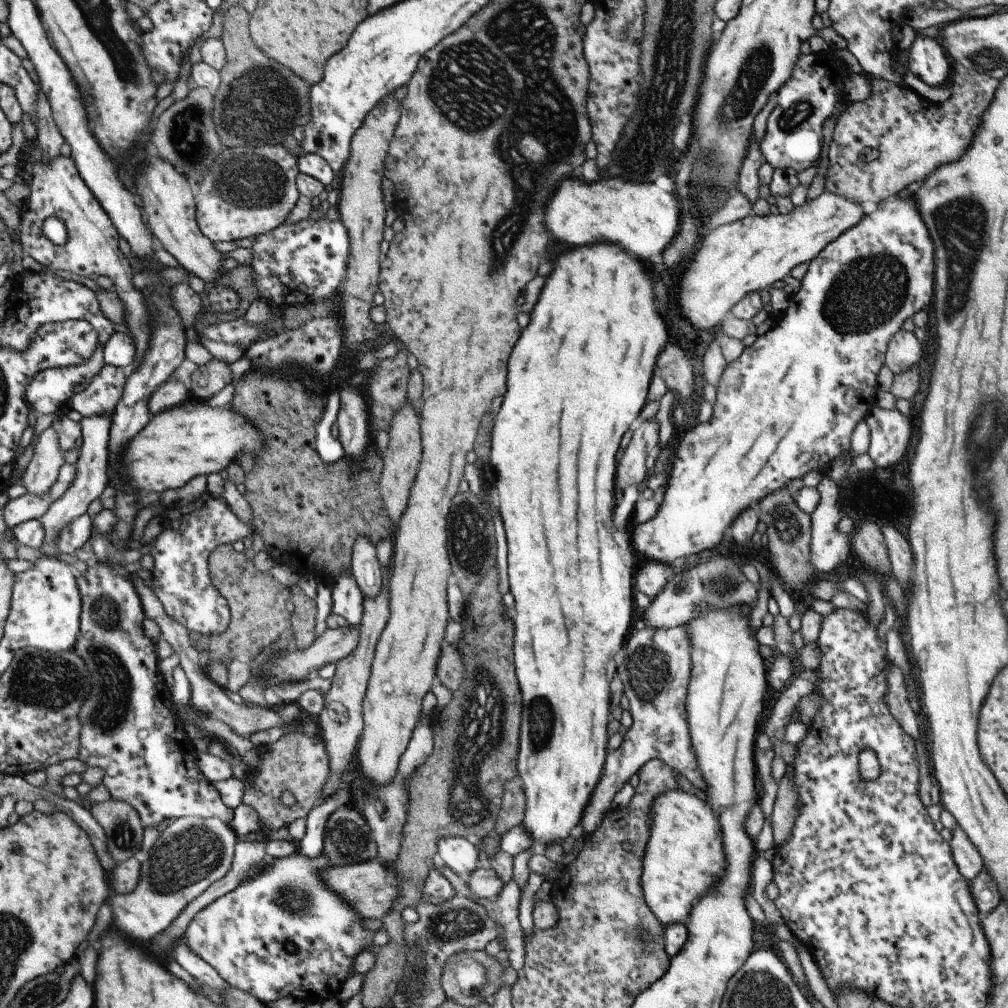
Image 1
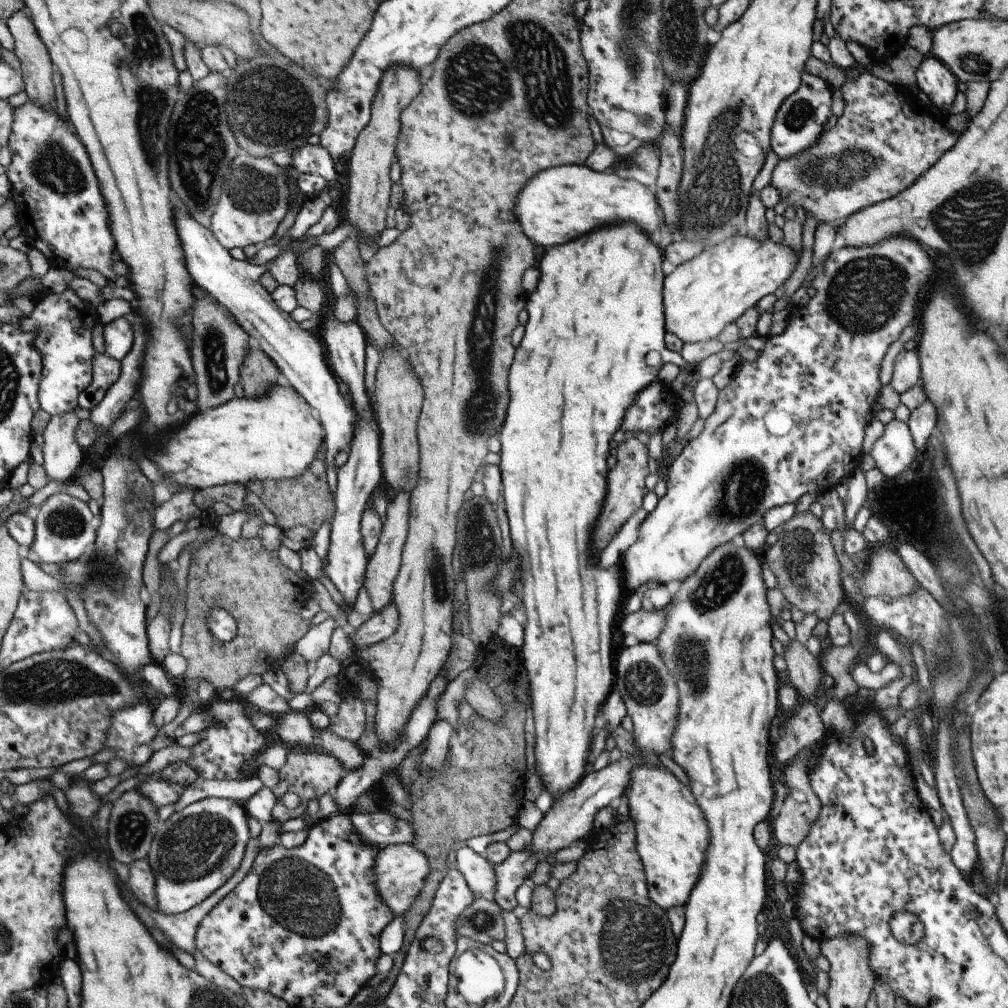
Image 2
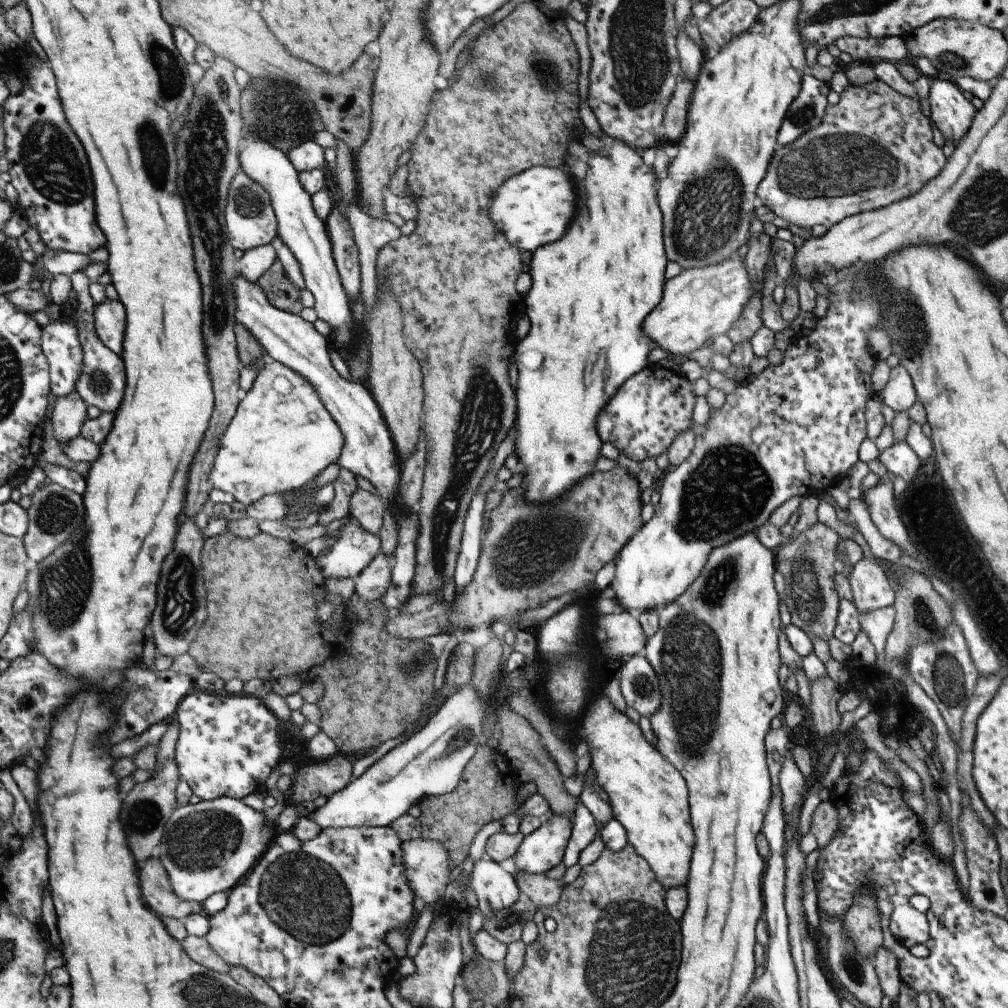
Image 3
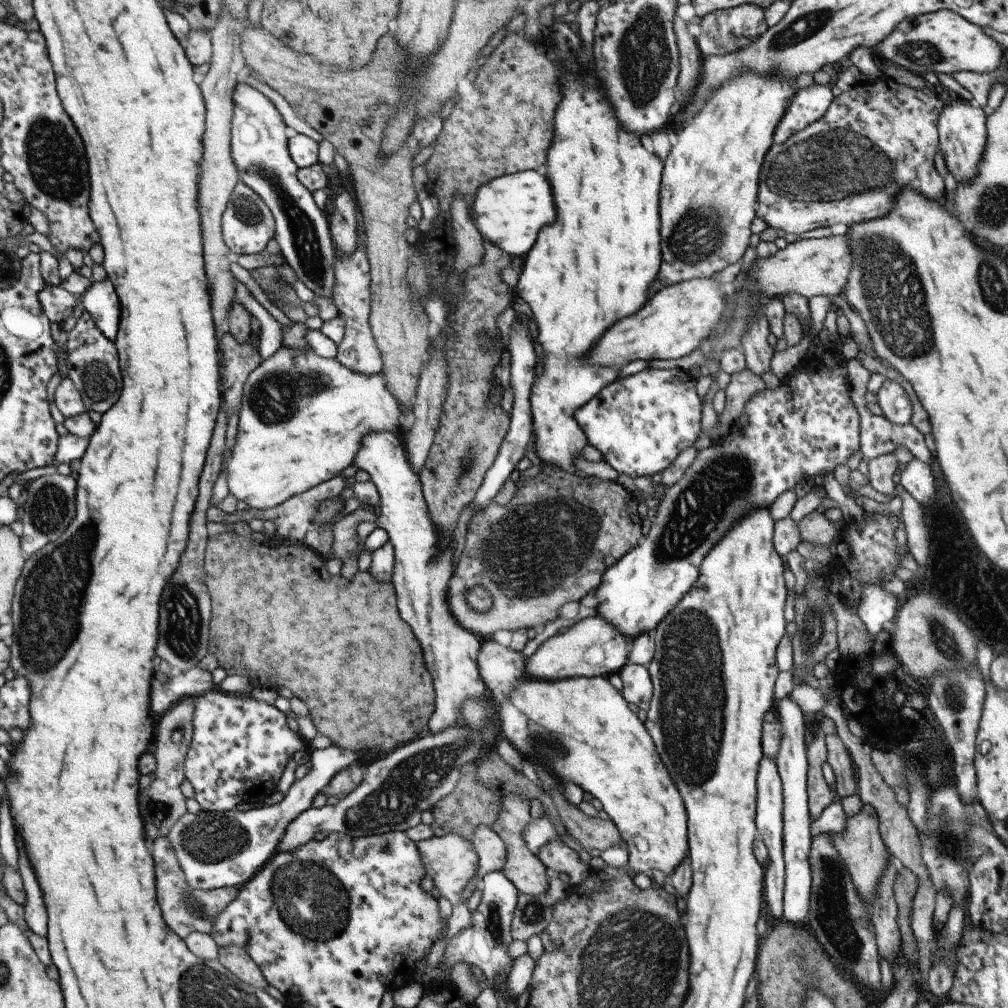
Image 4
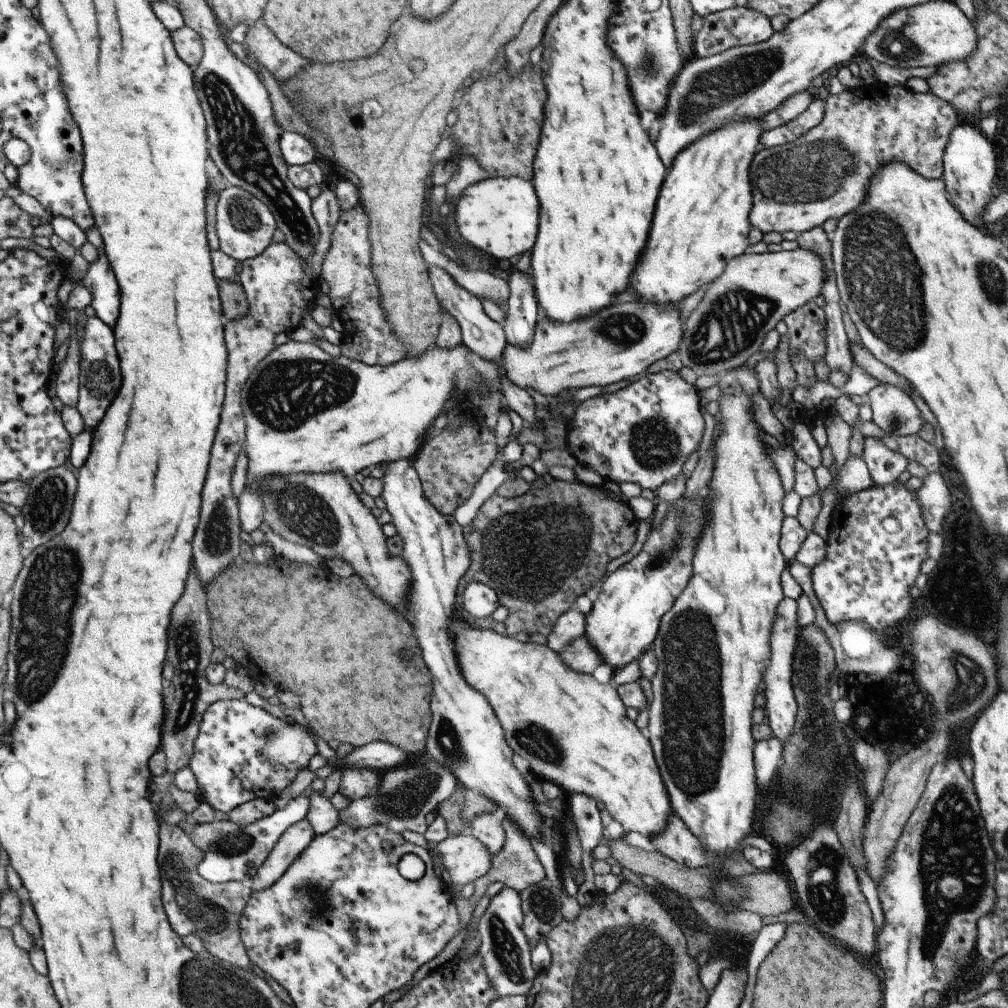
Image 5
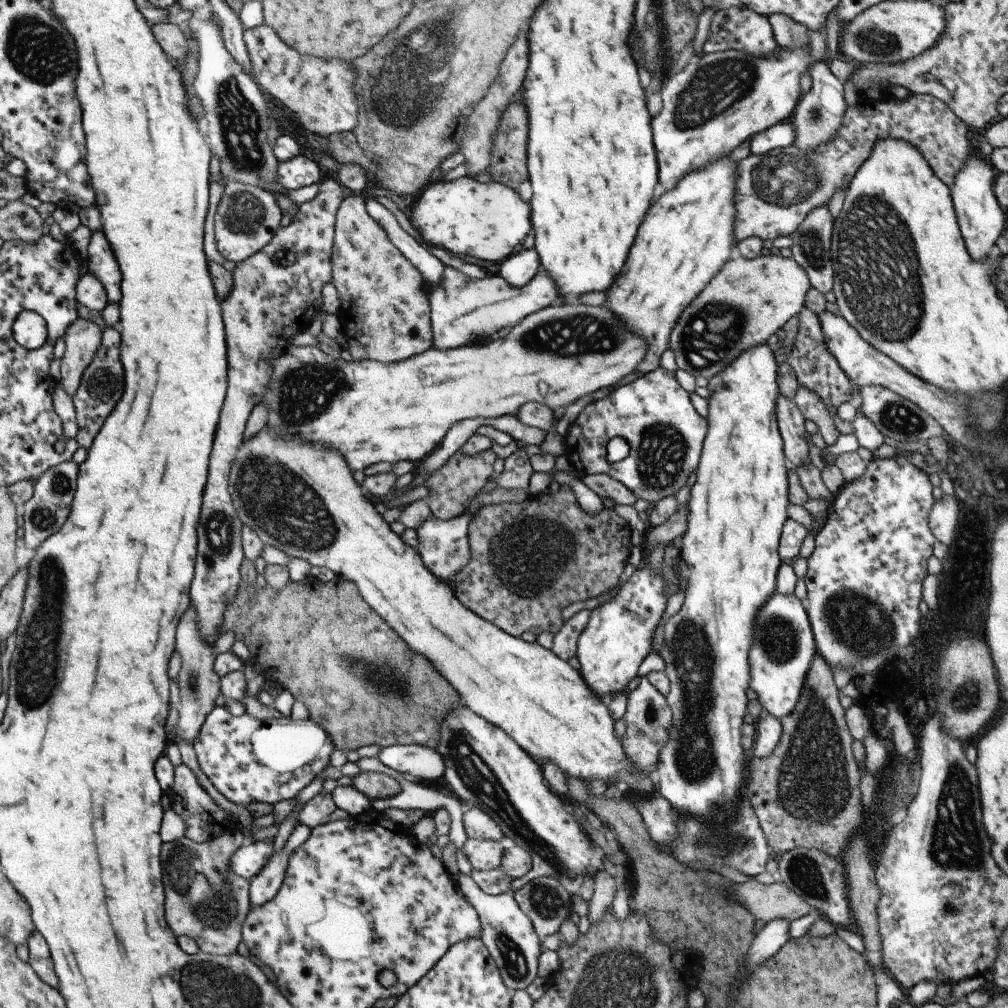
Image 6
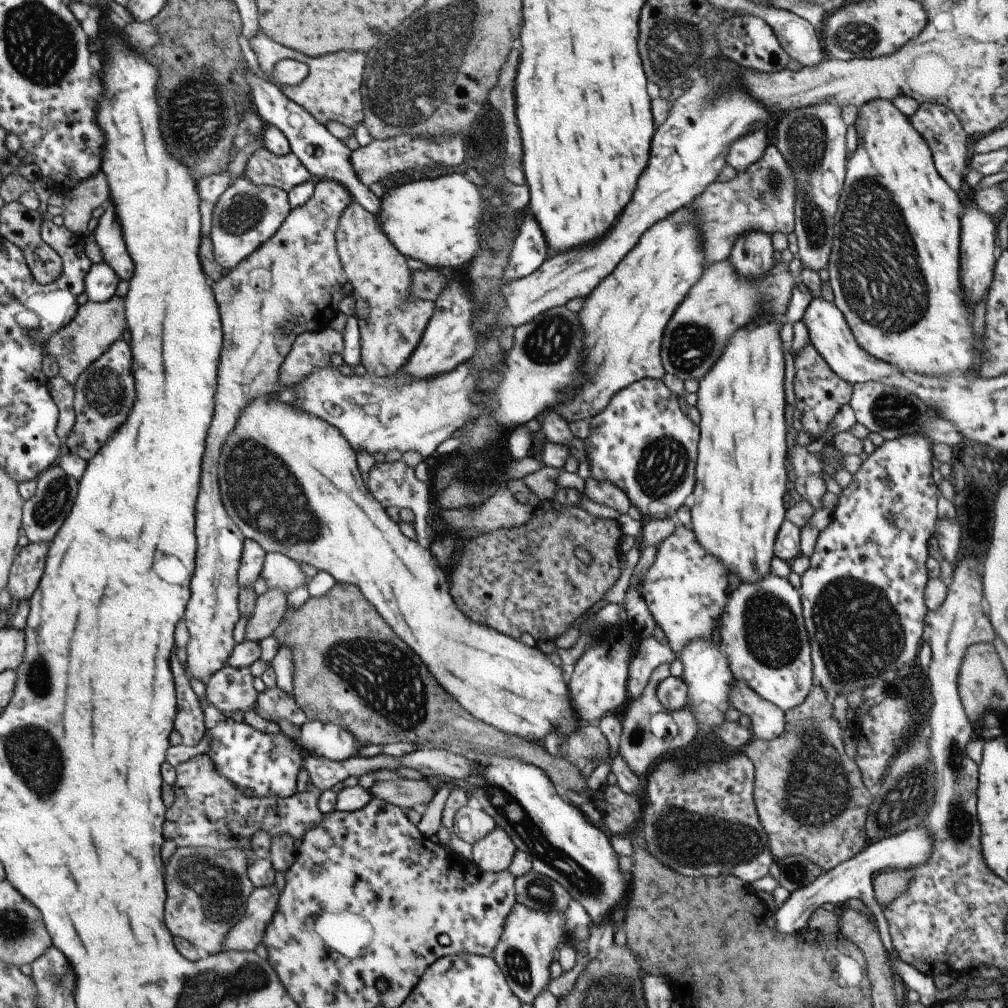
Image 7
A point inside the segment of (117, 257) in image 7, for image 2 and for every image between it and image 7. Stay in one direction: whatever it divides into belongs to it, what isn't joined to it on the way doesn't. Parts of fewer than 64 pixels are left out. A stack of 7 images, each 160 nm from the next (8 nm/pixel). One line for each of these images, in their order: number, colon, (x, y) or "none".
2: (118, 335)
3: (111, 320)
4: (101, 301)
5: (100, 279)
6: (102, 262)

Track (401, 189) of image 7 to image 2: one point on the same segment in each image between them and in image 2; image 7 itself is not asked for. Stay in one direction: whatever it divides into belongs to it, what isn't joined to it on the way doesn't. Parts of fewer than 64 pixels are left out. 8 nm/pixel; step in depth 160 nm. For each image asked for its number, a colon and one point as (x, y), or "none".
2: (557, 204)
3: (531, 208)
4: (508, 211)
5: (498, 216)
6: (463, 217)

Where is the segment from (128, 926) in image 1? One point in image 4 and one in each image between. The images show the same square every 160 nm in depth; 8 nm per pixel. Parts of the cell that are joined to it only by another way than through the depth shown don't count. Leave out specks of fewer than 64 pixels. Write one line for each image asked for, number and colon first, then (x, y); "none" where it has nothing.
2: (196, 850)
3: (208, 847)
4: (214, 850)

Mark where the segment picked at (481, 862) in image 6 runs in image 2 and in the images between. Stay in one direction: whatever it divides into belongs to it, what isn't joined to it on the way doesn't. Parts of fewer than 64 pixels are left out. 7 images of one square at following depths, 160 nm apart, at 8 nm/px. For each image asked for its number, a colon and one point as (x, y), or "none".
2: (400, 869)
3: (426, 864)
4: (450, 861)
5: (464, 859)

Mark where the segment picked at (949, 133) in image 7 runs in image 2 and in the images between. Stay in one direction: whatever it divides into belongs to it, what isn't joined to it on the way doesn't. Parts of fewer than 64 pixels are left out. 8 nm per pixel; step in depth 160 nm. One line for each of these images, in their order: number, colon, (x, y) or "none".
2: (880, 144)
3: (874, 147)
4: (879, 137)
5: (824, 173)
6: (774, 191)

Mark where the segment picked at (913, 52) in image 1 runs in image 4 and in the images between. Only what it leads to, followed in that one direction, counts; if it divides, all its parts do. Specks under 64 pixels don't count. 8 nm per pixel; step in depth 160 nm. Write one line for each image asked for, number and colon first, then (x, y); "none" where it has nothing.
2: (933, 80)
3: (951, 114)
4: (960, 126)

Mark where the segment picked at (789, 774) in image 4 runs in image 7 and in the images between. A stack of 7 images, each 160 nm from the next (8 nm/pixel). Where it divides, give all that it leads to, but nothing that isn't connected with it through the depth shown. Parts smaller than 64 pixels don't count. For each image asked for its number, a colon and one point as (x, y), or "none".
5: (780, 707)
6: (783, 645)
7: (762, 635)

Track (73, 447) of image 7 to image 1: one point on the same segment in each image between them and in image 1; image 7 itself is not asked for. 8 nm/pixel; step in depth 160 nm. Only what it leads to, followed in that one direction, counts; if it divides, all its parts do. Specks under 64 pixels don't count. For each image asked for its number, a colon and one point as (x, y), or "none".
1: (101, 397)
2: (107, 370)
3: (102, 384)
4: (93, 365)
5: (100, 375)
6: (103, 385)

